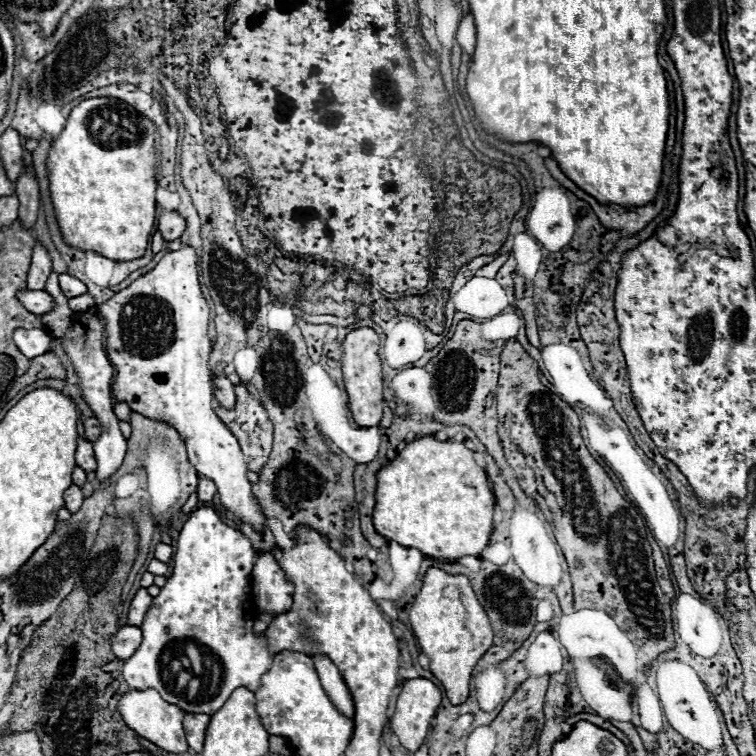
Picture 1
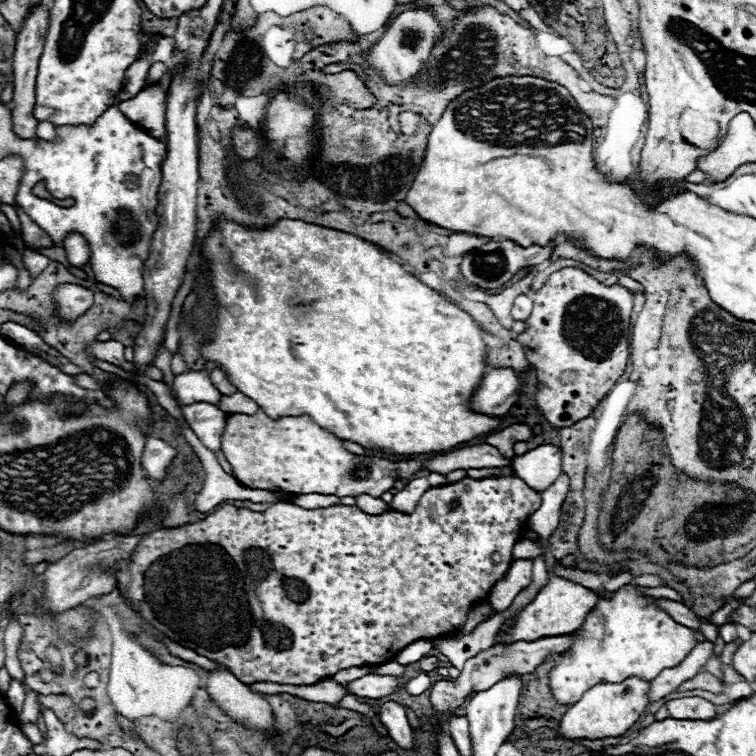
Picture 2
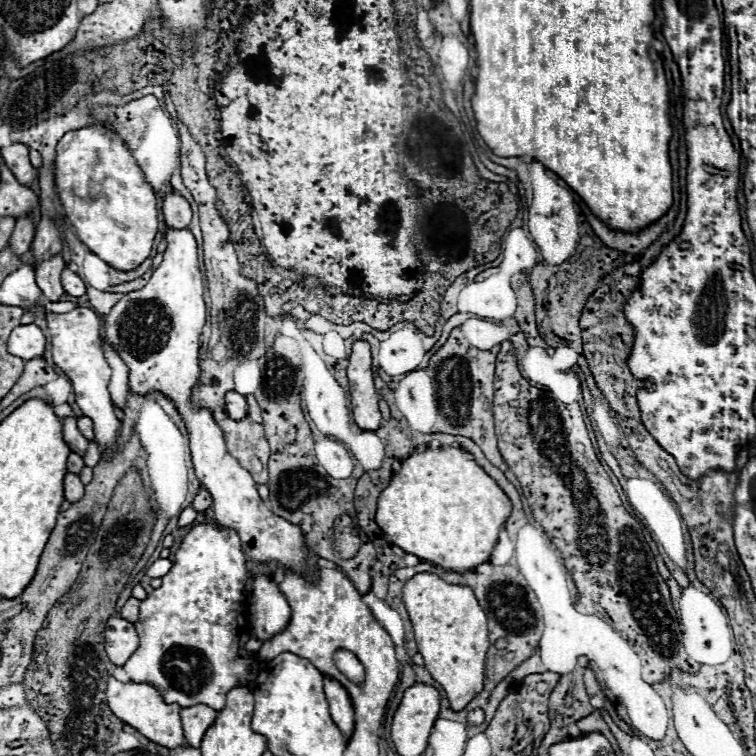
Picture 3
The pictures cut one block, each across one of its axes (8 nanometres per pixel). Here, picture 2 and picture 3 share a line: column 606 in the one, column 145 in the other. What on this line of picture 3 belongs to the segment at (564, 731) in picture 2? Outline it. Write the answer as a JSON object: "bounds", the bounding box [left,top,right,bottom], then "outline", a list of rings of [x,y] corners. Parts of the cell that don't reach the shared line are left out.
{"bounds":[106,678,184,748],"outline":[[[116,678],[108,680],[106,688],[106,702],[110,710],[126,724],[136,728],[142,736],[148,740],[166,746],[166,748],[176,748],[184,746],[184,734],[182,734],[182,724],[180,724],[180,706],[178,704],[166,704],[156,688],[150,684],[136,684],[136,682],[118,682]]]}

